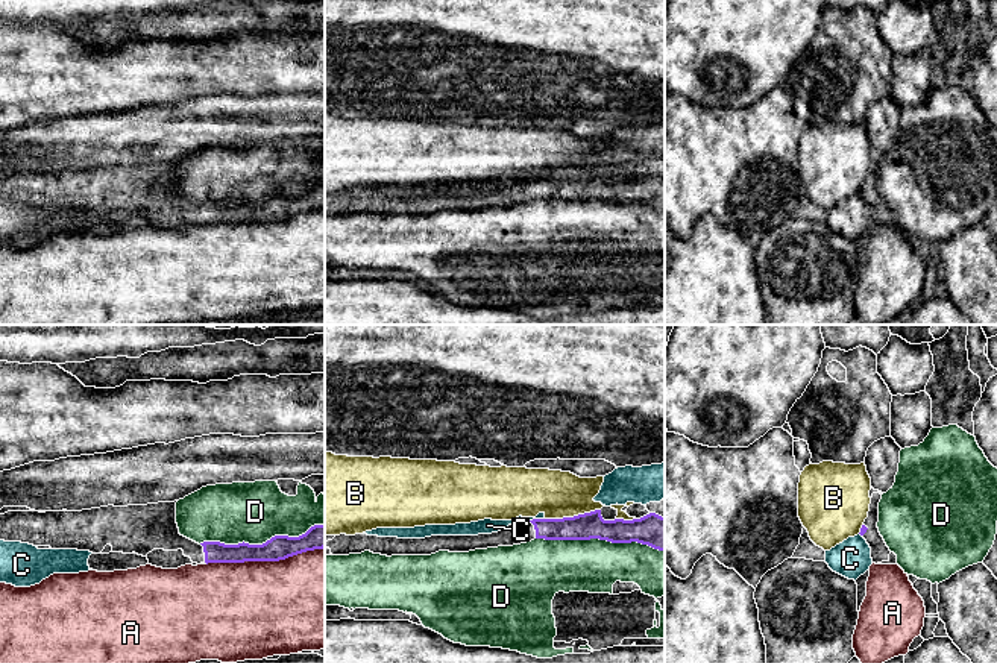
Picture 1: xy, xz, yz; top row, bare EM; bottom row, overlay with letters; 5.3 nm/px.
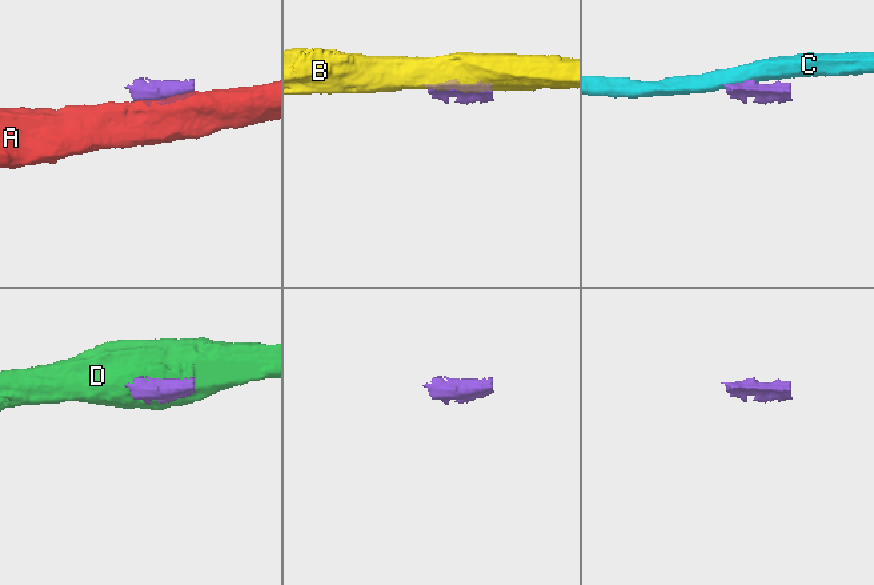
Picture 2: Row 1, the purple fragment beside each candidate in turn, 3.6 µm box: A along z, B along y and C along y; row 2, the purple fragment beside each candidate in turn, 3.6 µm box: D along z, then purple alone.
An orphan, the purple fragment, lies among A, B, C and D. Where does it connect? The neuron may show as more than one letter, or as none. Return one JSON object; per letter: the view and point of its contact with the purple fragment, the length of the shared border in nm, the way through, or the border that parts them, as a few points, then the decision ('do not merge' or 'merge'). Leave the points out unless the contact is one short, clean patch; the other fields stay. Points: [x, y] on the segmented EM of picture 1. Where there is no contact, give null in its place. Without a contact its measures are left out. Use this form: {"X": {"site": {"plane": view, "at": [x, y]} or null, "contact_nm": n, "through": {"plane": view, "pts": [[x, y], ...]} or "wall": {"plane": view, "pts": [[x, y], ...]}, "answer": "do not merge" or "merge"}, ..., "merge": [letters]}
{"A": {"site": {"plane": "xy", "at": [264, 560]}, "contact_nm": 650, "answer": "do not merge"}, "B": {"site": {"plane": "xz", "at": [574, 516]}, "contact_nm": 300, "answer": "do not merge"}, "C": {"site": {"plane": "xz", "at": [536, 519]}, "contact_nm": 90, "wall": {"plane": "xz", "pts": [[544, 518], [528, 521]]}, "answer": "do not merge"}, "D": {"site": {"plane": "xz", "at": [600, 539]}, "contact_nm": 700, "answer": "do not merge"}, "merge": []}

